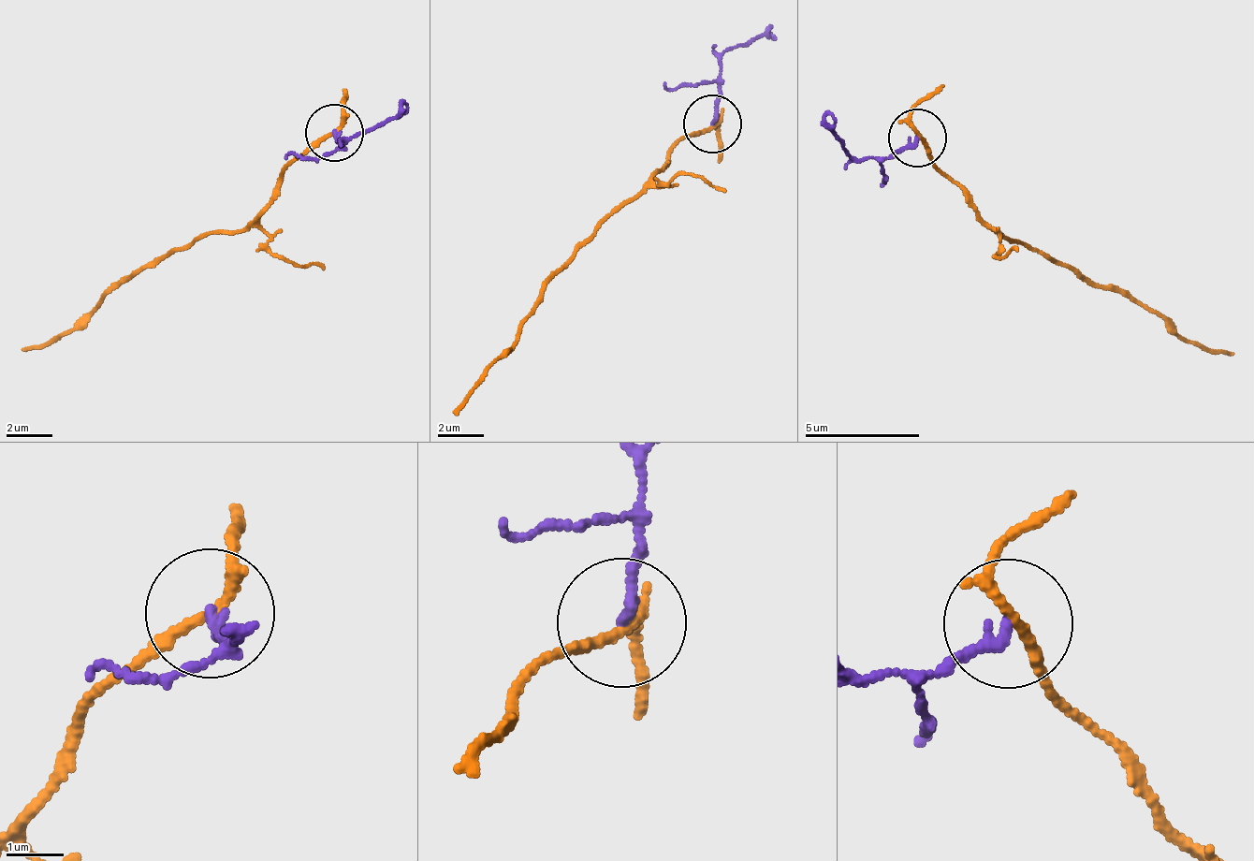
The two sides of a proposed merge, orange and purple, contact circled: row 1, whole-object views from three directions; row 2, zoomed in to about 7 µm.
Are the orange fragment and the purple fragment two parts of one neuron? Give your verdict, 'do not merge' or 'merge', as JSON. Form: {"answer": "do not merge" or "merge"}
{"answer": "do not merge"}

